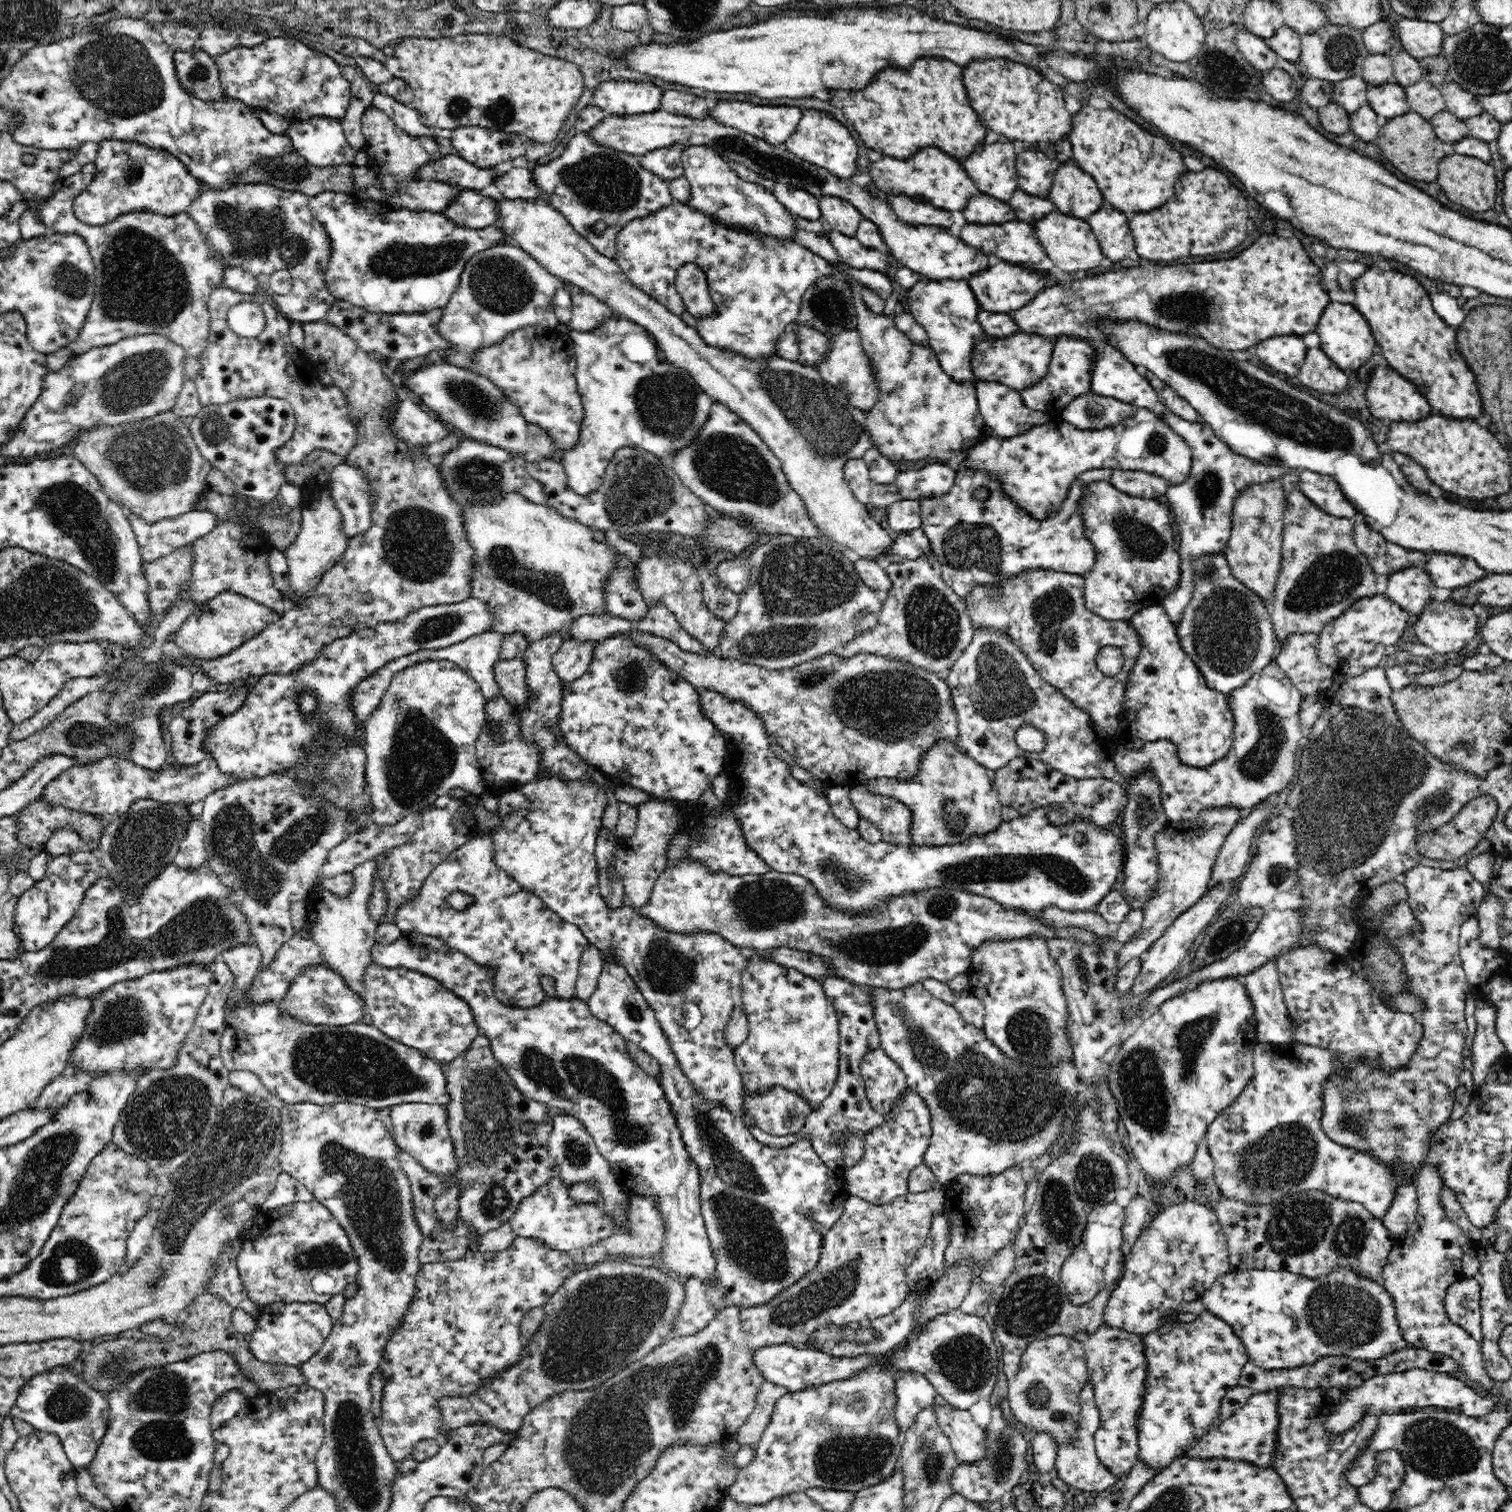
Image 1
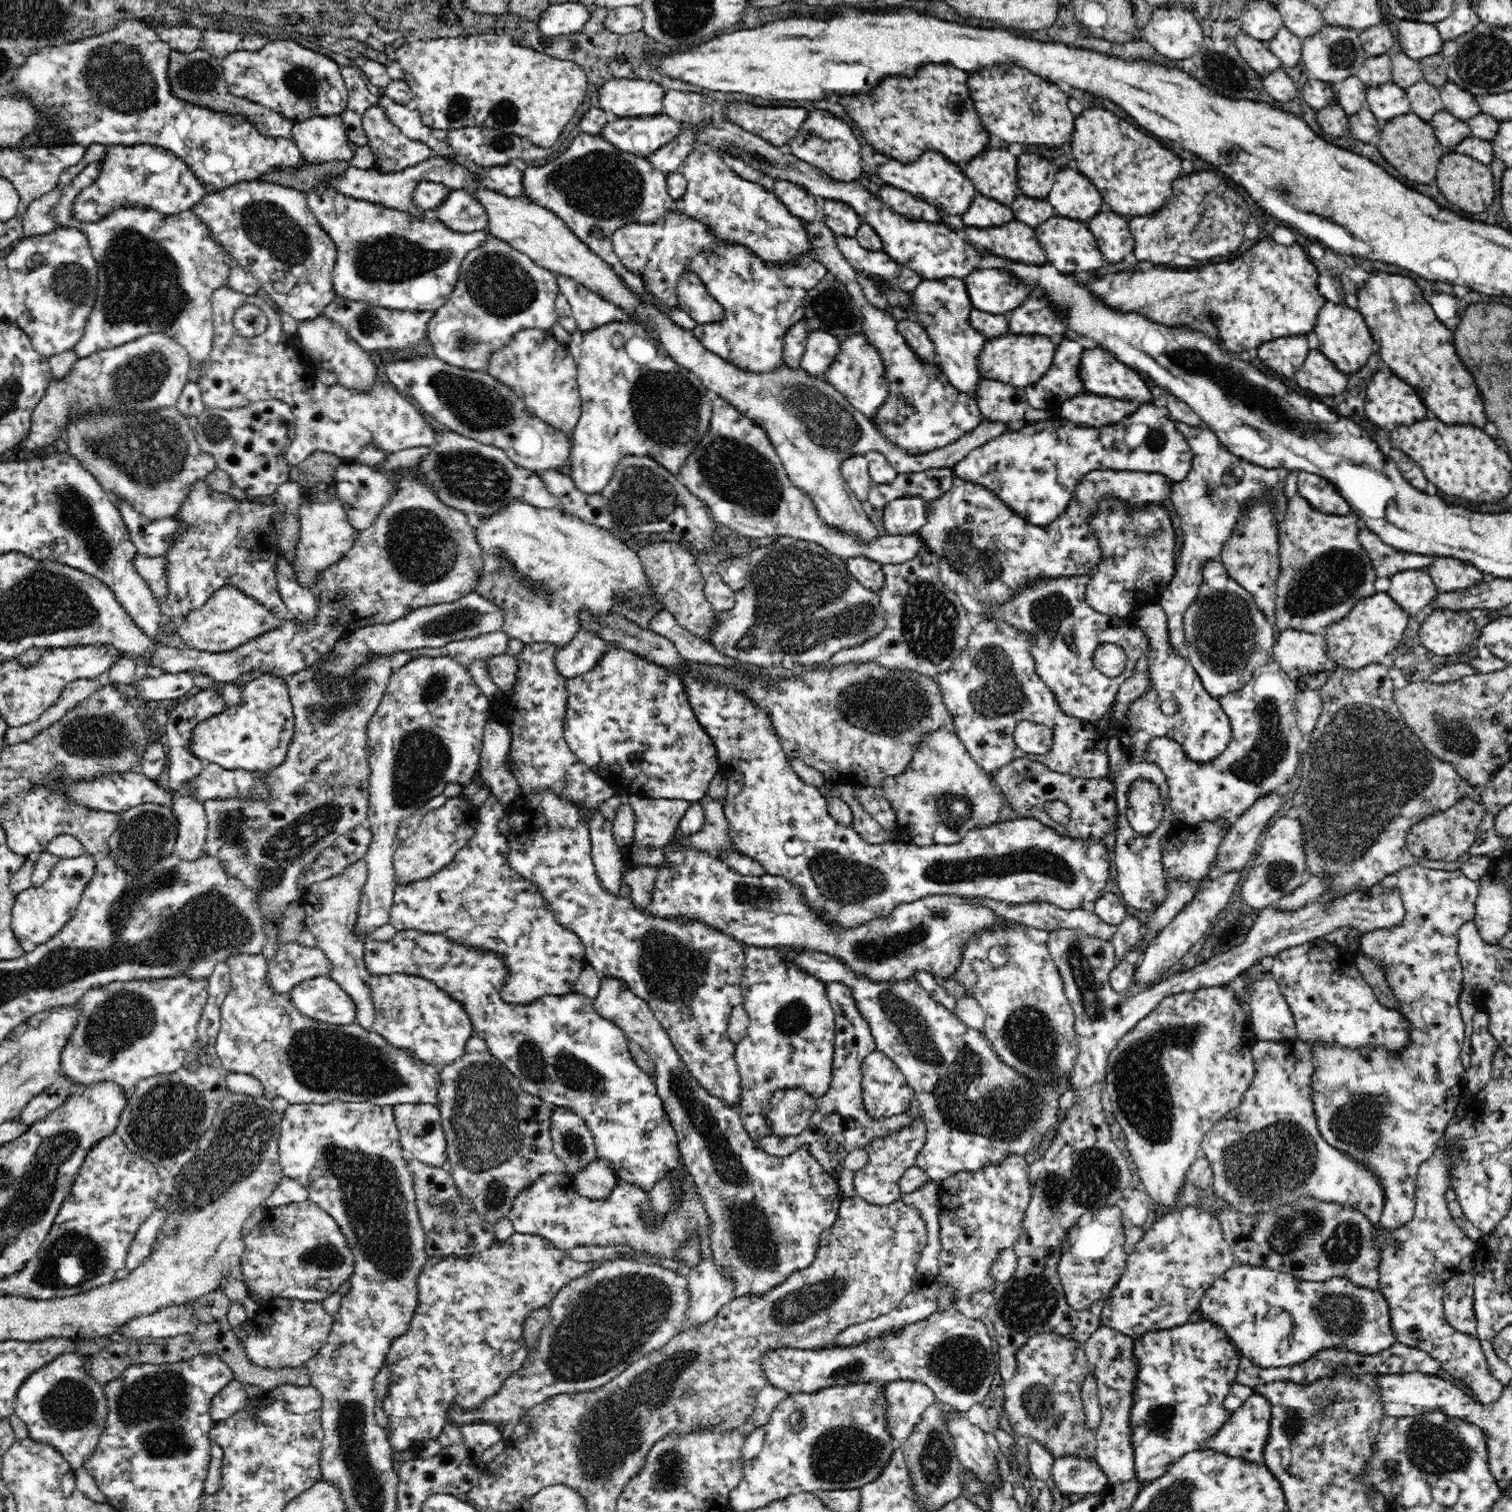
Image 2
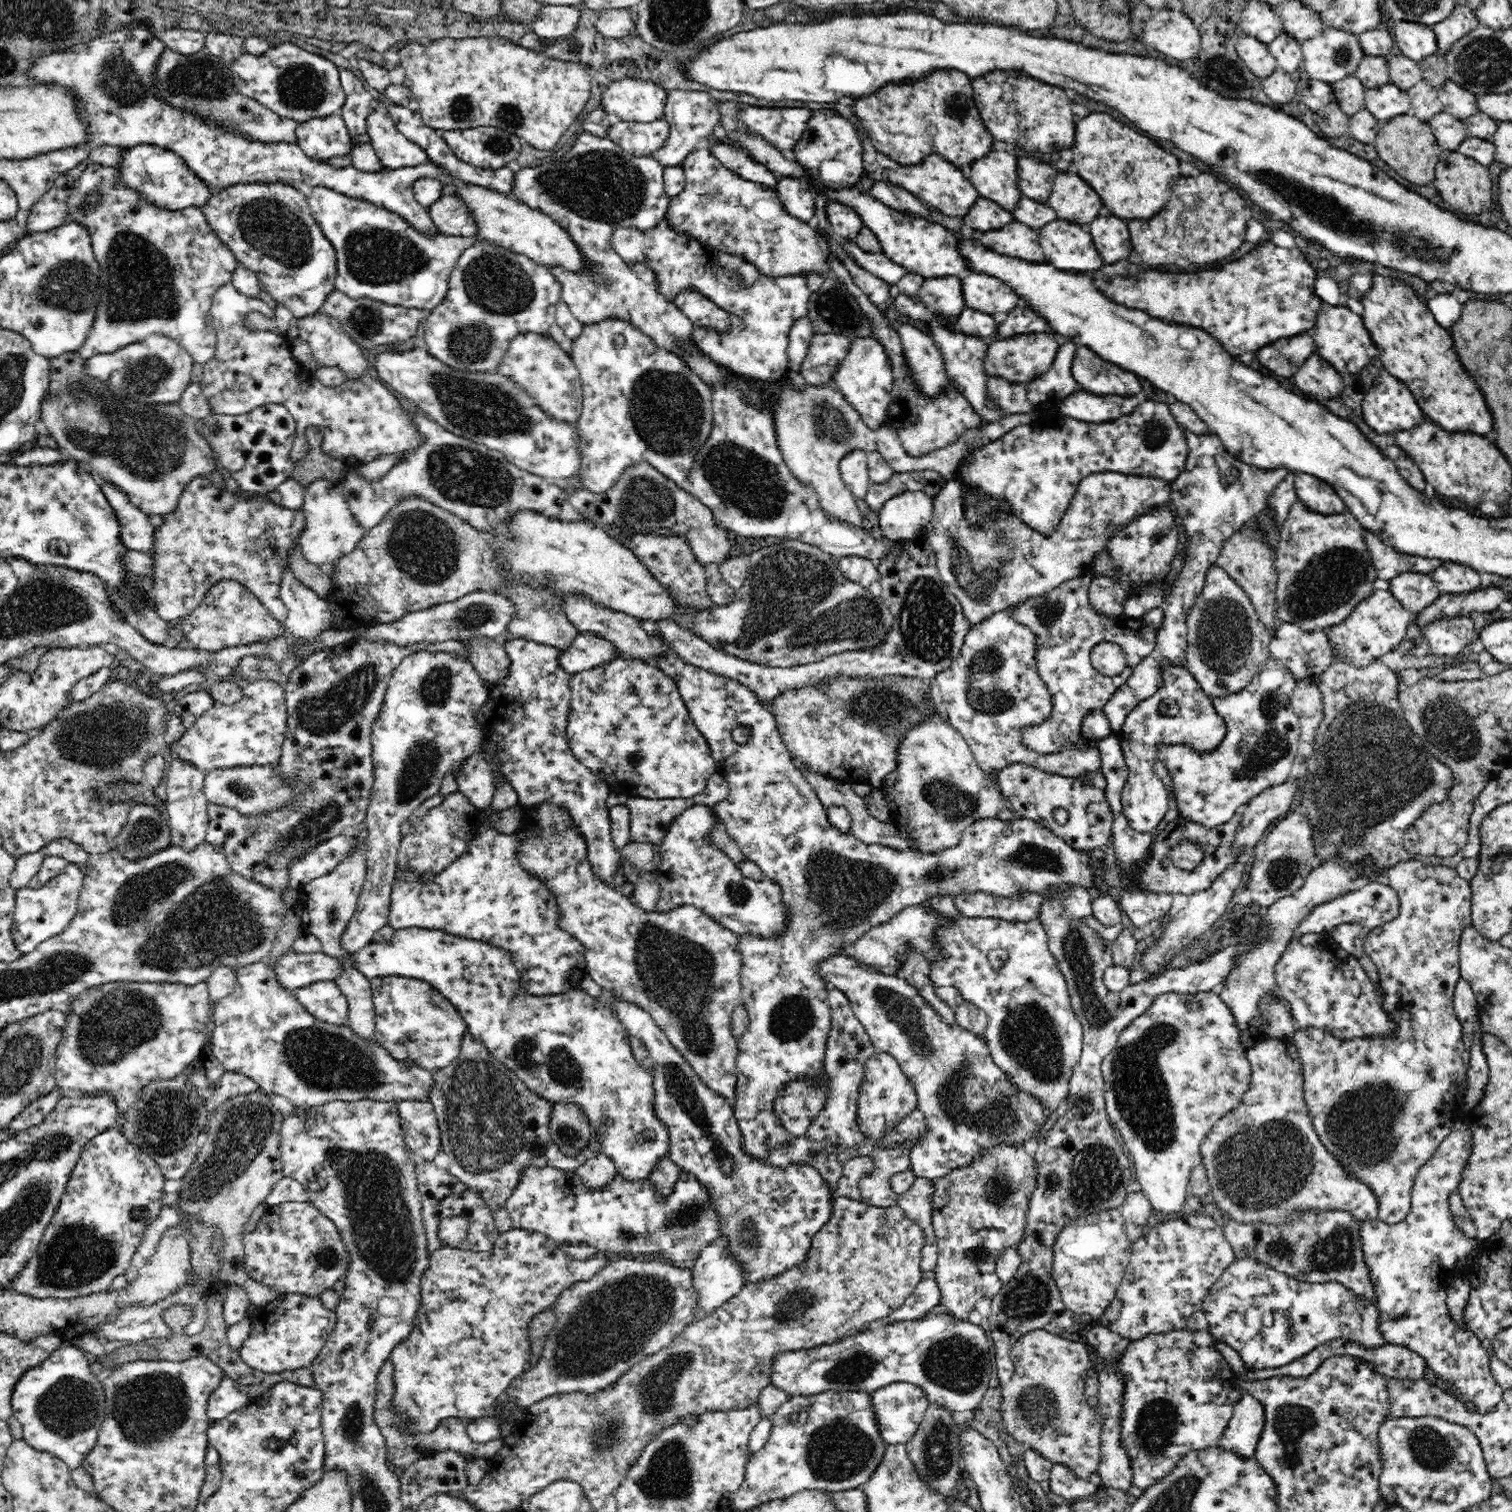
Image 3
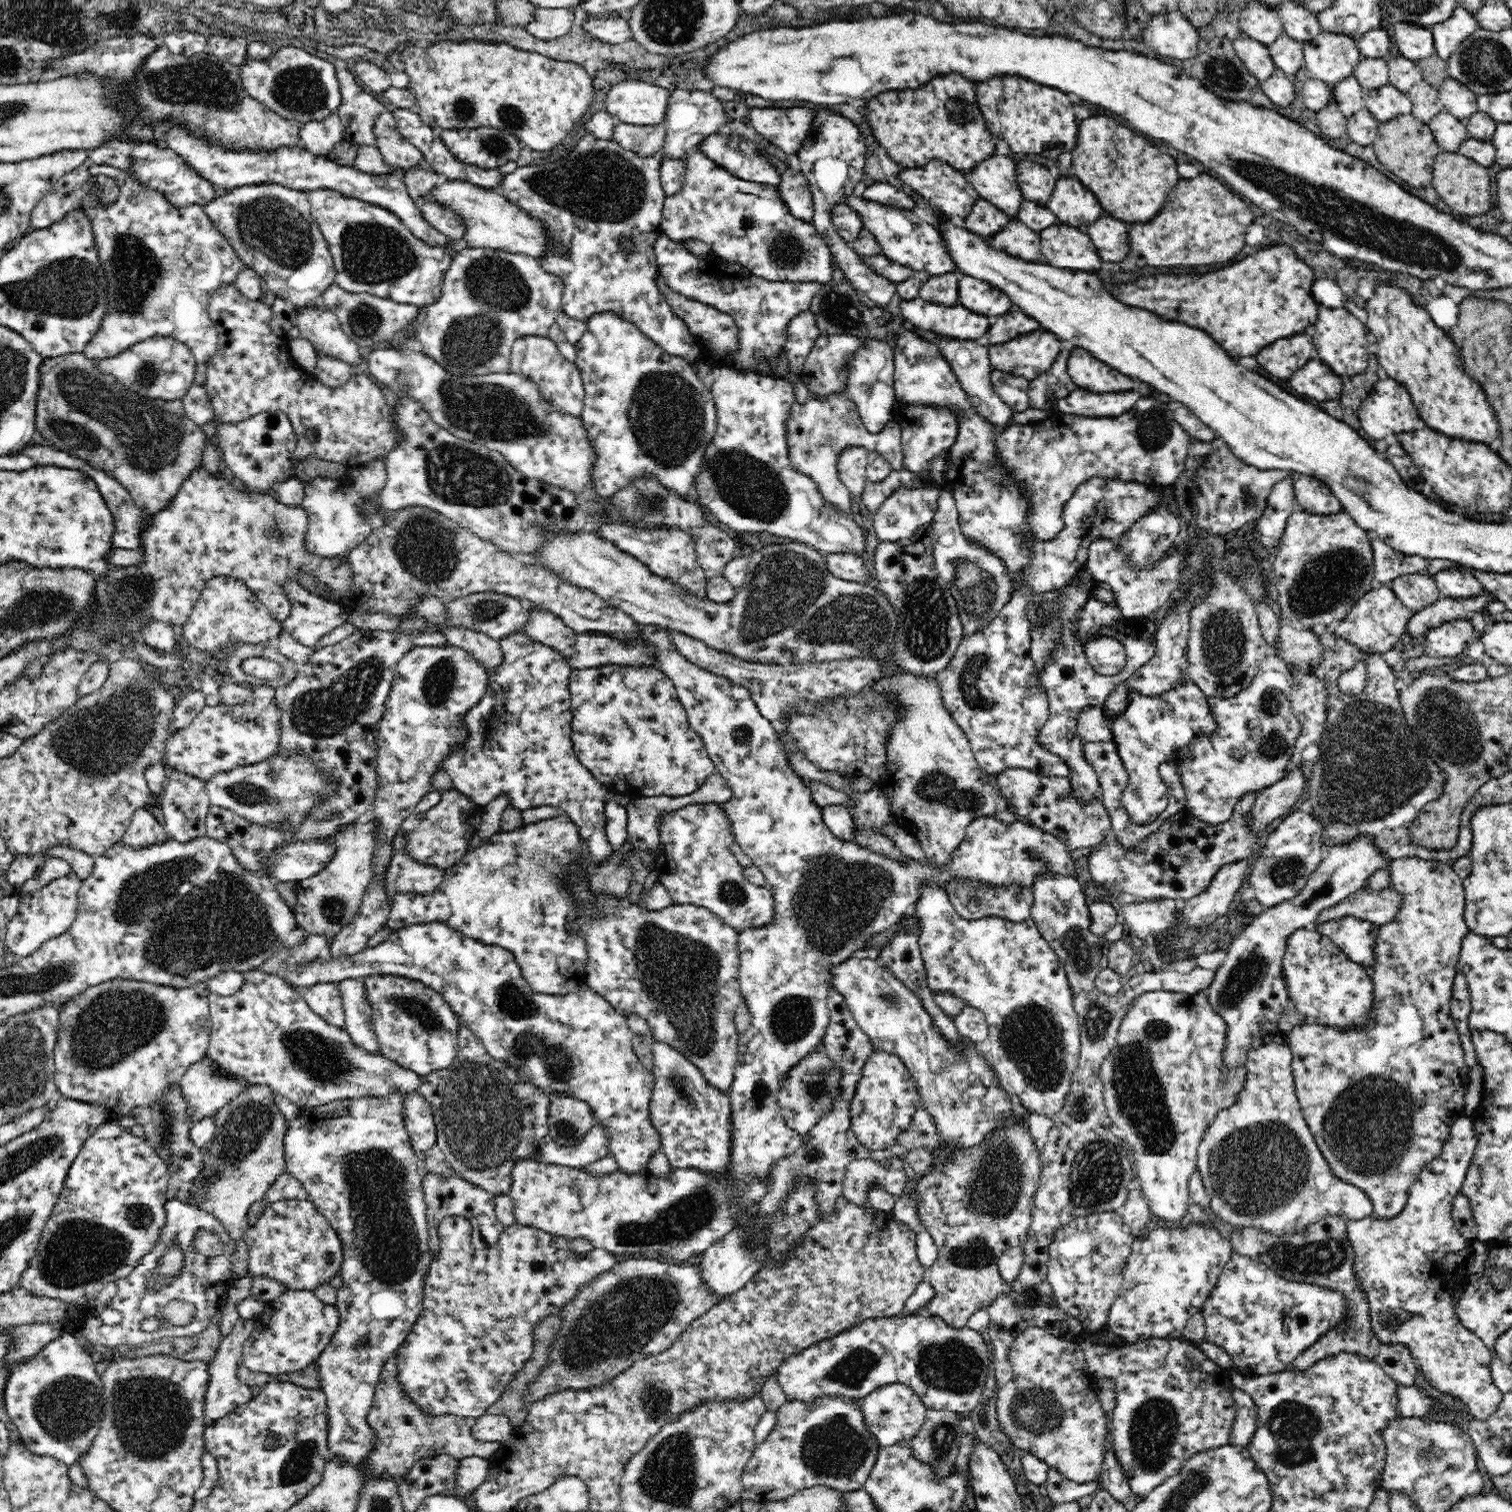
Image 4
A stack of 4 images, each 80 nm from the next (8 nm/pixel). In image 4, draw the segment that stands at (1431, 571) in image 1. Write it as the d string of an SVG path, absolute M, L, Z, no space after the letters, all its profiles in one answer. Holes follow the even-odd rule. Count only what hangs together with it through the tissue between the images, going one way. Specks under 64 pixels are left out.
M1442 570L1434 577L1440 598L1466 599L1484 594L1481 583L1469 570Z

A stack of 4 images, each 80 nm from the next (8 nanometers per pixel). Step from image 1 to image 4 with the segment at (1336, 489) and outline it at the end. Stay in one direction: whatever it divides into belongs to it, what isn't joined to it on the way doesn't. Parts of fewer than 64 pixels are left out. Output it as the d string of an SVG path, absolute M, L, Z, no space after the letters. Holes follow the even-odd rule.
M1291 471L1289 476L1292 479L1298 510L1319 515L1336 514L1343 510L1341 502L1325 482L1294 471Z

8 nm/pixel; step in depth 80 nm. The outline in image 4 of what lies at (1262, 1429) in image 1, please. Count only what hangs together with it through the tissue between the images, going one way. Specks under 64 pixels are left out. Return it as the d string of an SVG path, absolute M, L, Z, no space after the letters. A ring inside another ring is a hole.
M1236 1387L1232 1388L1232 1400L1235 1419L1230 1431L1230 1445L1247 1449L1250 1438L1257 1429L1257 1407L1247 1392Z

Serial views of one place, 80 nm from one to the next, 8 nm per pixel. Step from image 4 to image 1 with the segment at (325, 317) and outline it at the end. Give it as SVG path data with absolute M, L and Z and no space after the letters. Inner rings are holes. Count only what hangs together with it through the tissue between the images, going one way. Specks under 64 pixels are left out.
M321 319L301 325L307 356L332 377L334 385L343 390L351 416L359 422L356 446L349 450L345 463L357 466L362 473L369 476L369 484L374 494L371 526L366 532L350 538L345 553L321 579L308 606L294 607L278 621L270 623L266 630L262 630L255 638L250 638L250 641L225 656L191 658L183 654L180 660L176 660L178 667L188 667L196 673L206 672L210 679L214 678L222 684L235 685L250 675L261 677L266 674L294 673L317 659L328 644L350 636L355 631L402 620L424 606L457 604L472 594L475 552L465 534L461 508L450 497L449 491L442 483L440 471L436 465L428 462L426 454L412 454L409 452L409 446L392 437L388 429L388 408L396 400L396 390L392 382L384 376L382 366L335 324Z

